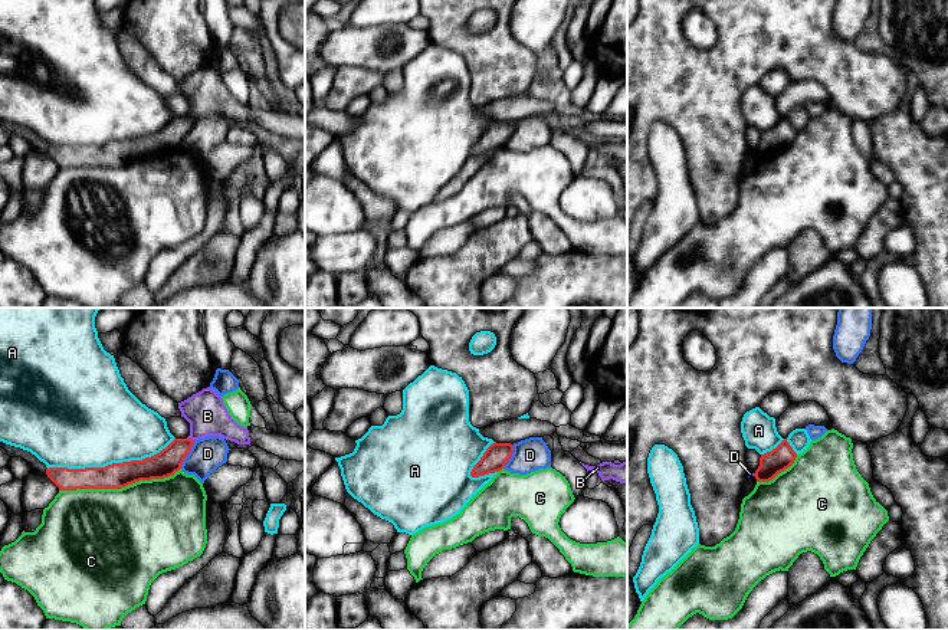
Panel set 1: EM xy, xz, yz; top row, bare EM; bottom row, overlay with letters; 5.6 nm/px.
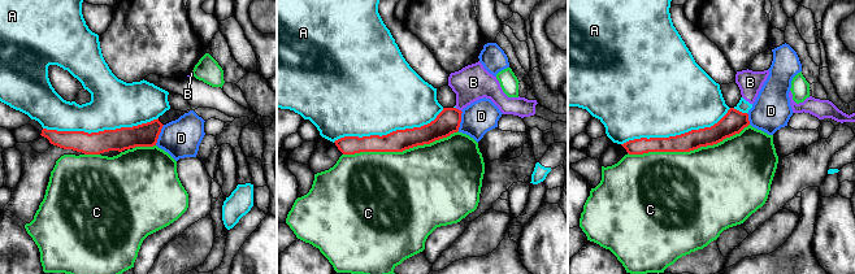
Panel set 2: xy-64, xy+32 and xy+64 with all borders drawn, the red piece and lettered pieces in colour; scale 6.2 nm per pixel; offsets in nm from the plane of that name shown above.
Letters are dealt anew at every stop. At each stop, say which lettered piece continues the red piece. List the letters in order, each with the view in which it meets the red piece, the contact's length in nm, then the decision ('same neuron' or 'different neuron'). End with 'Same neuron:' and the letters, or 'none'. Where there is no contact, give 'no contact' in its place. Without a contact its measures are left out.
A: xy | 750 nm | different neuron
B: xy | 40 nm | different neuron
C: xy | 700 nm | different neuron
D: xy | 180 nm | different neuron
Same neuron: none

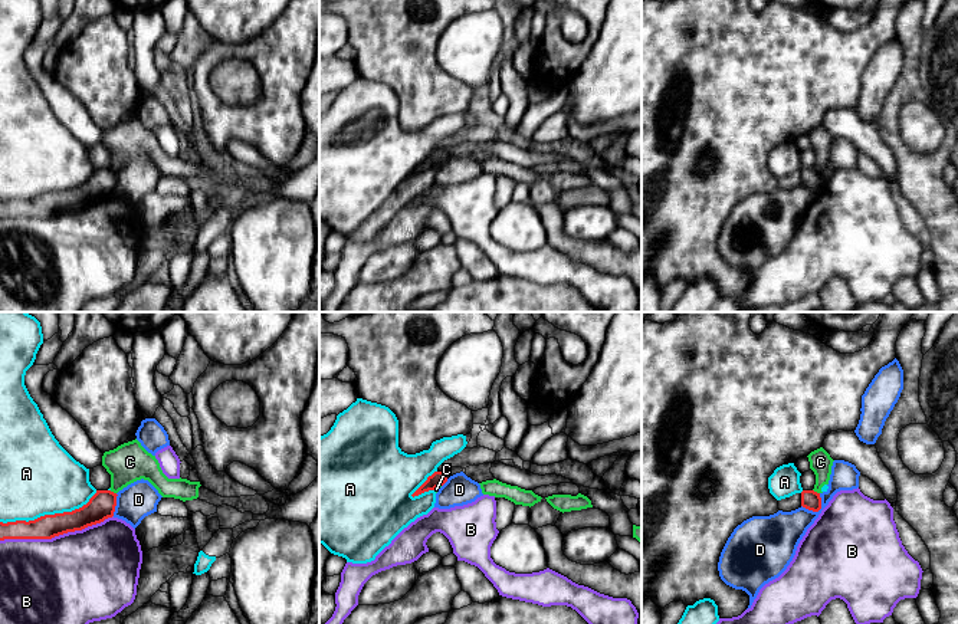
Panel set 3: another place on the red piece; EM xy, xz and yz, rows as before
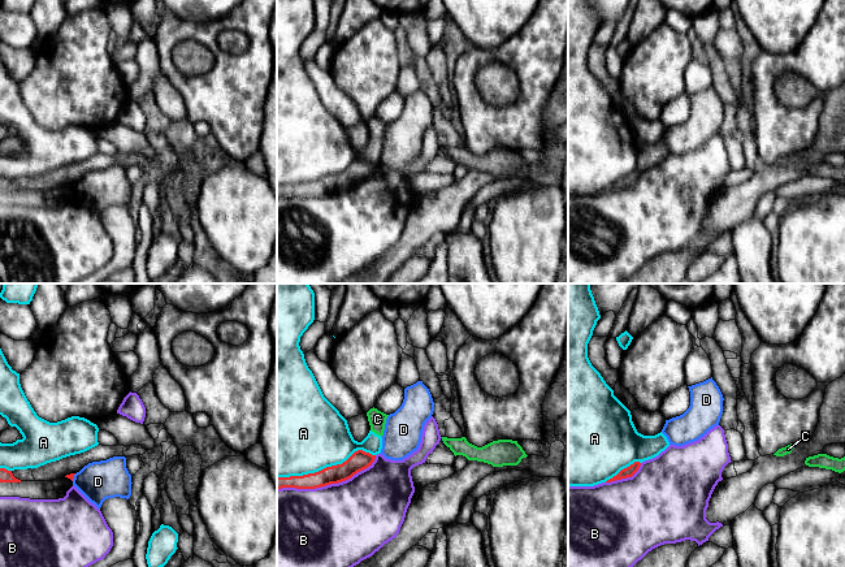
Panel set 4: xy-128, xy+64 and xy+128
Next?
A: xy | 550 nm | different neuron
B: xy | 650 nm | different neuron
C: yz | 50 nm | different neuron
D: yz | 130 nm | different neuron
Same neuron: none

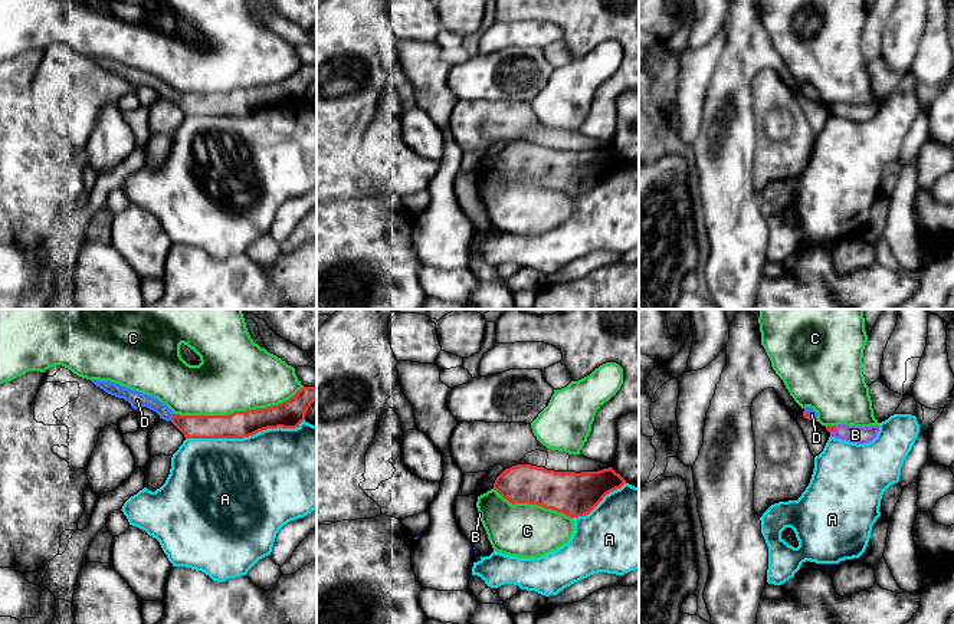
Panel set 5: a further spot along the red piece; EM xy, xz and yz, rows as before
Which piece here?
A: xy | 650 nm | different neuron
B: yz | 60 nm | same neuron
C: xy | 750 nm | different neuron
D: xy | 40 nm | same neuron
Same neuron: B, D

